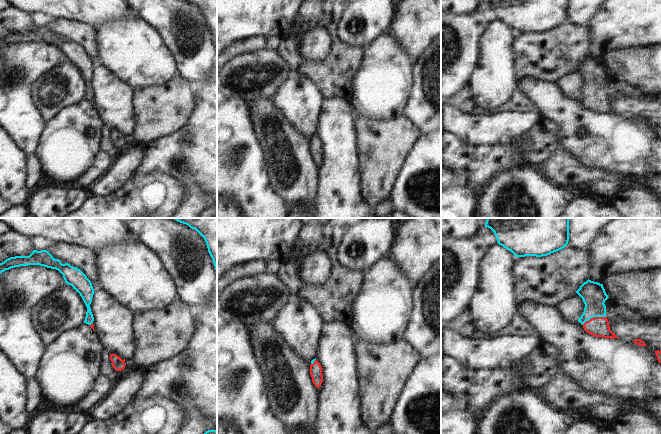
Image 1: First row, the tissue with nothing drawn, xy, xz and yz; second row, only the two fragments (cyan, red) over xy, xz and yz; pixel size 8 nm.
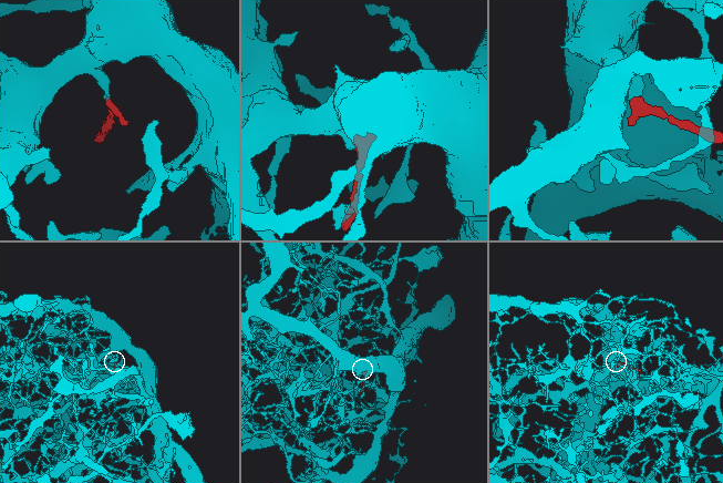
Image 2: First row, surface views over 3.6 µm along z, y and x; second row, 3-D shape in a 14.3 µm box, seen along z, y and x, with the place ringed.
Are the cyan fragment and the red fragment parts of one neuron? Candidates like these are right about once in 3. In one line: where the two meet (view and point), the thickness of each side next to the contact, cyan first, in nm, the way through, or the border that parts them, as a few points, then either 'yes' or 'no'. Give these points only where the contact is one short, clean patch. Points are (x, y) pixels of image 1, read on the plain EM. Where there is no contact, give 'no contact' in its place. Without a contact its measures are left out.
contact yz (593, 92); calibres 200 and 160 nm; way yz (593, 70), (593, 92), (597, 102); yes

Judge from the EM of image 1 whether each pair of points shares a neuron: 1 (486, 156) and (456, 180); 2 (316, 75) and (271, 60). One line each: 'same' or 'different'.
1: different
2: different

